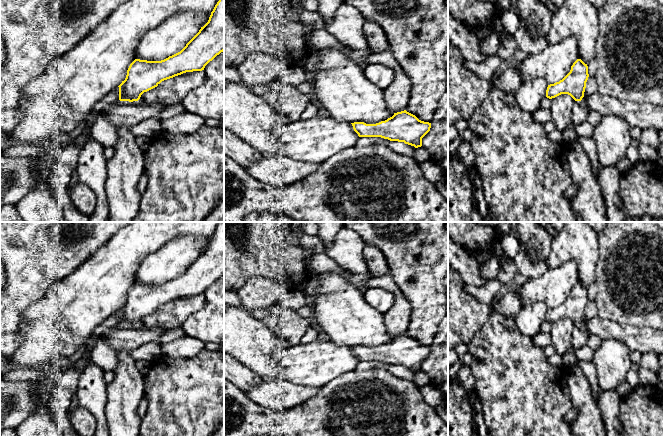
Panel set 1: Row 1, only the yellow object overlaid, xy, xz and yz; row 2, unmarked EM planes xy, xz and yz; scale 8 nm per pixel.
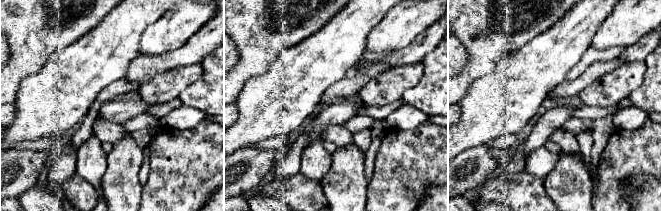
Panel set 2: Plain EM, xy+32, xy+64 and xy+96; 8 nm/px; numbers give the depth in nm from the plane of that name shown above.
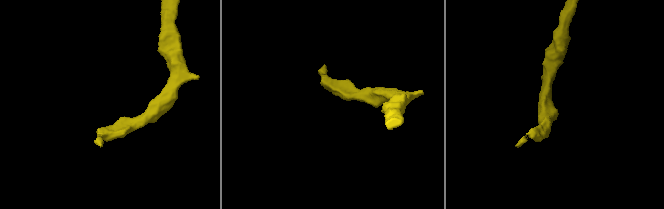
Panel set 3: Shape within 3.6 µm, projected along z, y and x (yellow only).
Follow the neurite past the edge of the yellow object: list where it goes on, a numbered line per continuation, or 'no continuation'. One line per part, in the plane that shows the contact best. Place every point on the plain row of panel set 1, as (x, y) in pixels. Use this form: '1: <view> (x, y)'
no continuation

